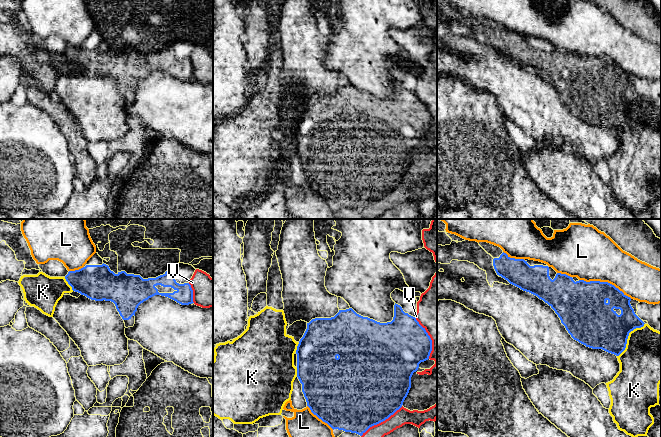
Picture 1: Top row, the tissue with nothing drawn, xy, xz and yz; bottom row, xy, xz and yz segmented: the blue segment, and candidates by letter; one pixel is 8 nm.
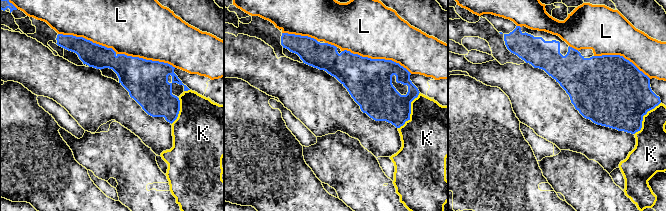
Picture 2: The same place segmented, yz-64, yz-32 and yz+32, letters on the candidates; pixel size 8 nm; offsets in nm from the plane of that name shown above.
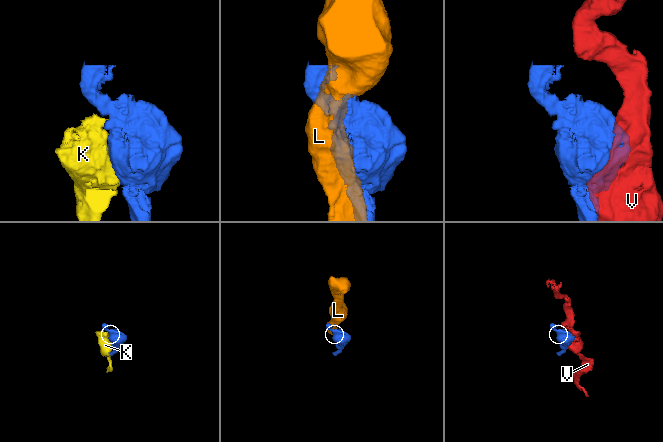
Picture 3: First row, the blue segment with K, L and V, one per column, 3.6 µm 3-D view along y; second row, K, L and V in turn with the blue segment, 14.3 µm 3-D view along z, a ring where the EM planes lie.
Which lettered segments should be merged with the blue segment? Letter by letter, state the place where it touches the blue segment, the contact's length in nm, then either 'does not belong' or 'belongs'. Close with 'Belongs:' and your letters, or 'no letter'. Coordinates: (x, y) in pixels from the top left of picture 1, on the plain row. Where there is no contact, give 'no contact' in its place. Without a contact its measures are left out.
K: contact yz (627, 113); length 340 nm; does not belong
L: contact yz (605, 58); length 460 nm; does not belong
V: contact xz (381, 197); length 420 nm; does not belong
Belongs: no letter

